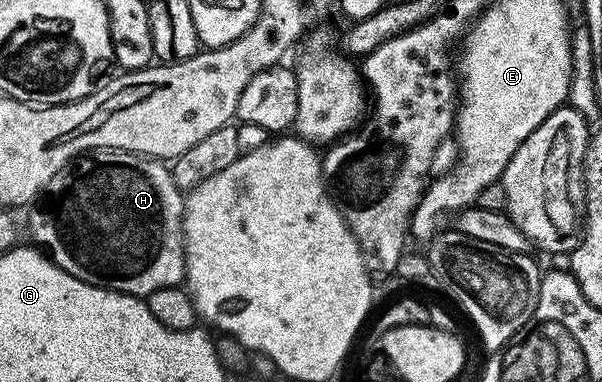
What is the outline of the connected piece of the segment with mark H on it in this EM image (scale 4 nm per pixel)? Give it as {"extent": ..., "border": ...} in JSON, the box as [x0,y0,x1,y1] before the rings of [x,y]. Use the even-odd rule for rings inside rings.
{"extent":[40,150,185,299],"border":[[[94,150],[78,159],[73,175],[61,190],[45,227],[40,245],[55,265],[75,280],[83,280],[105,290],[148,299],[151,292],[185,282],[185,208],[183,191],[164,161],[132,154],[126,150]]]}

